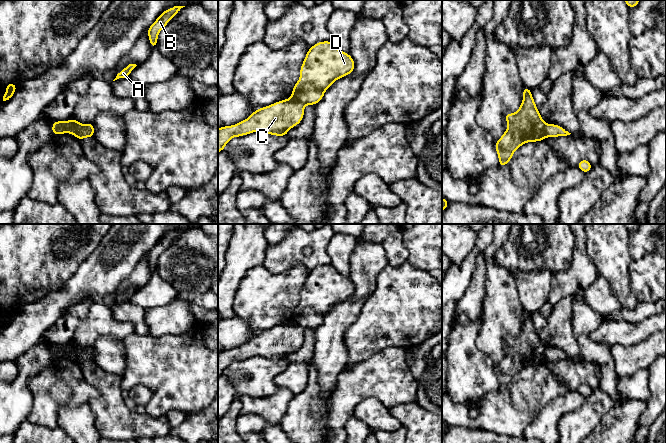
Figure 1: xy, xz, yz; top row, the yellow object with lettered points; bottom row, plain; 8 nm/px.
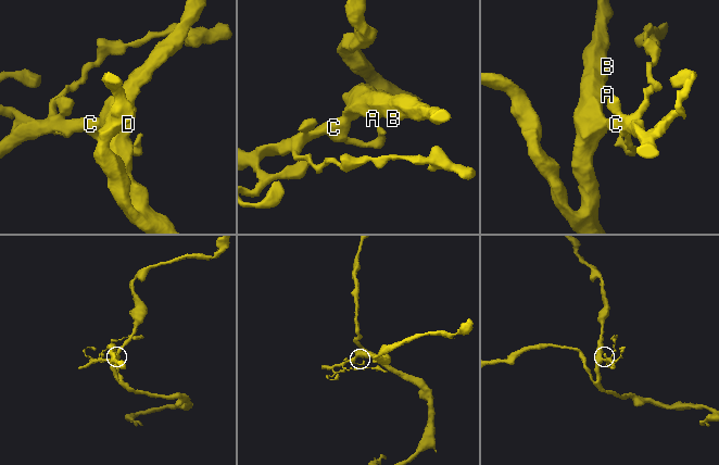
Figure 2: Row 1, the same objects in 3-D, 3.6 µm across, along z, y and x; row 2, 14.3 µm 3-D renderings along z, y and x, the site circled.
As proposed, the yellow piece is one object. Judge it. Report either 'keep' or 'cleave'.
cleave

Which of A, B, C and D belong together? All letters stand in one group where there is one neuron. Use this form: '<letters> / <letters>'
A B D / C

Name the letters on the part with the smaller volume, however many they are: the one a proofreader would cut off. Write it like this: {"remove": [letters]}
{"remove": ["C"]}

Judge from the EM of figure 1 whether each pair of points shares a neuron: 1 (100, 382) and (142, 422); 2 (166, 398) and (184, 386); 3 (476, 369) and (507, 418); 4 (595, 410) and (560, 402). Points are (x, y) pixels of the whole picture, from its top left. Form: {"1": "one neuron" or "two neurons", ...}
{"1": "one neuron", "2": "one neuron", "3": "two neurons", "4": "two neurons"}

